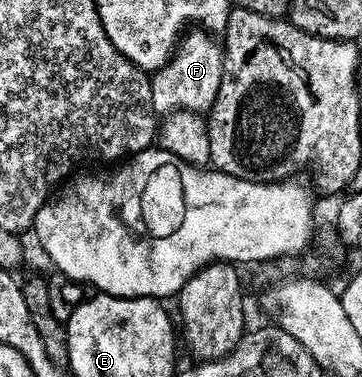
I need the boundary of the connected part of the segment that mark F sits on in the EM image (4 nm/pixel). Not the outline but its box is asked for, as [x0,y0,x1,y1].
[150,28,223,115]

